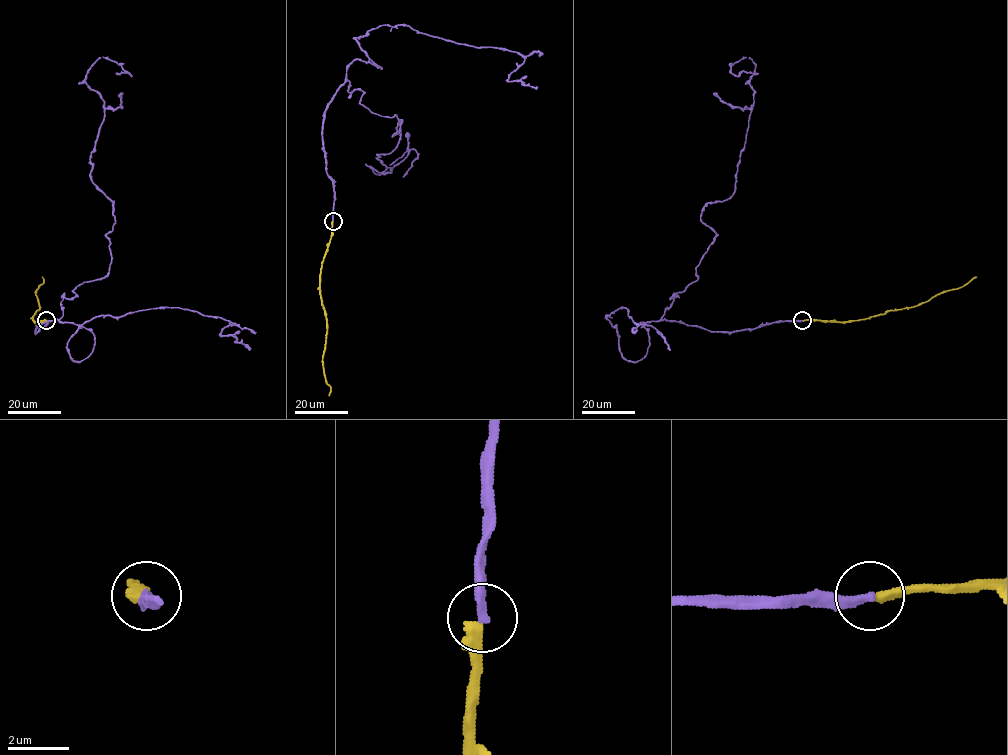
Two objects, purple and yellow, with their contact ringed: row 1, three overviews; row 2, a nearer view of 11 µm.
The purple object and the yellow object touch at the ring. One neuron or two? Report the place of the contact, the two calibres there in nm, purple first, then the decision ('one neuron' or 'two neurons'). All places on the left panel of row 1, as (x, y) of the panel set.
place (46, 320); calibres 300 and 360 nm; two neurons

